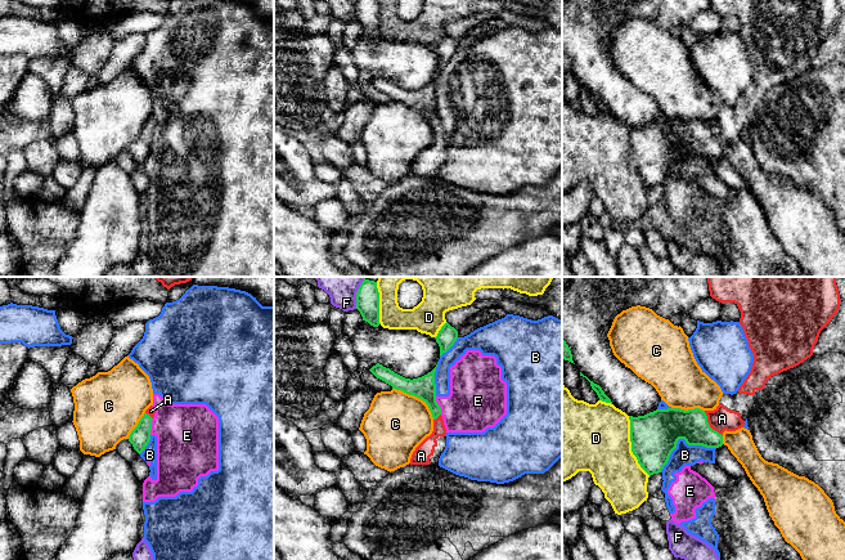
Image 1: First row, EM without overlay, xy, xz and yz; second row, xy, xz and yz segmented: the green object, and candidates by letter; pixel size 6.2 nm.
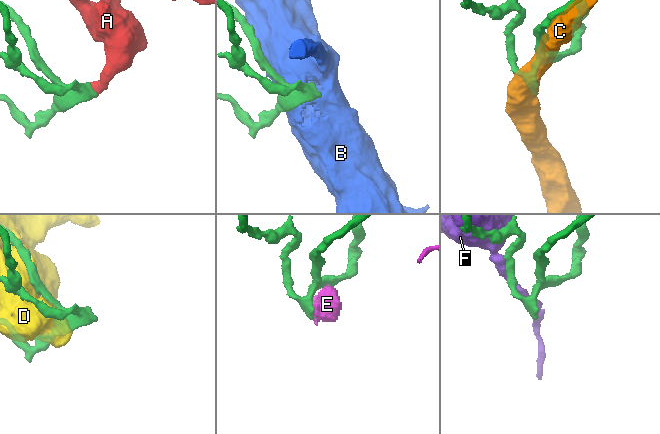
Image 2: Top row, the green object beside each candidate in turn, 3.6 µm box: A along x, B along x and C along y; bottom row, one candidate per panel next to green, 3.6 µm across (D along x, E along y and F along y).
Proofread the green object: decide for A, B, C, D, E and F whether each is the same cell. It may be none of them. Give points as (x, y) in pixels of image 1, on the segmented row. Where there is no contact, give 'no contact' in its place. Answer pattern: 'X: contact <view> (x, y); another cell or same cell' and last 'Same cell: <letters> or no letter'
A: contact yz (709, 425); same cell
B: contact yz (681, 438); another cell
C: contact xz (417, 397); another cell
D: contact yz (632, 446); another cell
E: contact xz (439, 406); another cell
F: contact xz (356, 294); another cell
Same cell: A

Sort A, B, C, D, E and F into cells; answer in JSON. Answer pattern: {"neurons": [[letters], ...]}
{"neurons": [["A"], ["B", "E"], ["C"], ["D"], ["F"]]}

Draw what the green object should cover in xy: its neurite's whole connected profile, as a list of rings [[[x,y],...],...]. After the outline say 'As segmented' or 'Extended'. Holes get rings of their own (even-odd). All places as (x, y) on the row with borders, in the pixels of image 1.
[[[150,406],[138,426],[131,431],[129,442],[132,444],[134,449],[140,454],[150,440],[152,420],[154,417],[154,408]]]. Extended

